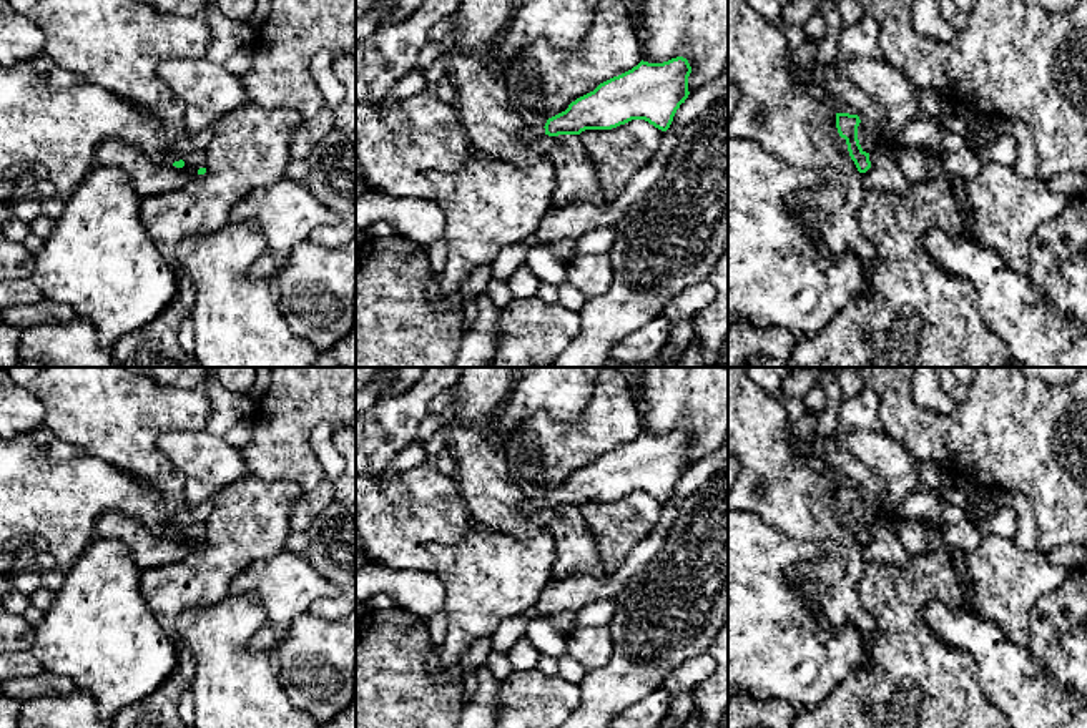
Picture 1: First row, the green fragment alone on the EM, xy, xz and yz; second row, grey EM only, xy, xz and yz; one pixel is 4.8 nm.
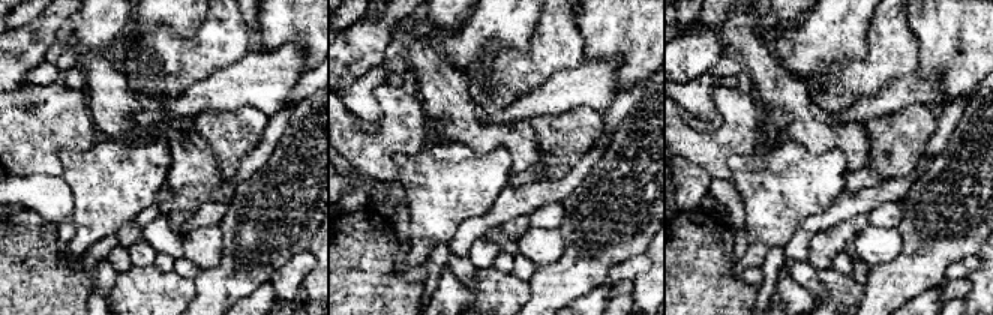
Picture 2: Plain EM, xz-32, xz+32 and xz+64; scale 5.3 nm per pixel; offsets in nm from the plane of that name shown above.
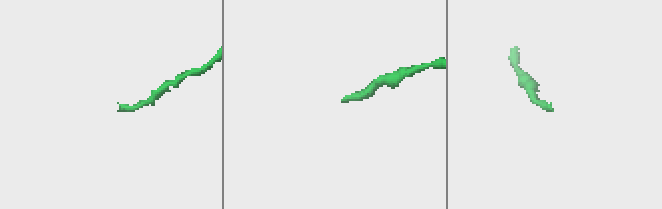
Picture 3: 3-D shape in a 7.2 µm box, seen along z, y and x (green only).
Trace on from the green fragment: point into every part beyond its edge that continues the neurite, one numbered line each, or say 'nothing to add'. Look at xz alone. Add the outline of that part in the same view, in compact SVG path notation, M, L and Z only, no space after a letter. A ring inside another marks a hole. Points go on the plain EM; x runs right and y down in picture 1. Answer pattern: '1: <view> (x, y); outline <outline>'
1: xz (529, 506); outline M525 499L524 502L519 504L519 510L525 515L534 515L545 509L545 500L540 499Z

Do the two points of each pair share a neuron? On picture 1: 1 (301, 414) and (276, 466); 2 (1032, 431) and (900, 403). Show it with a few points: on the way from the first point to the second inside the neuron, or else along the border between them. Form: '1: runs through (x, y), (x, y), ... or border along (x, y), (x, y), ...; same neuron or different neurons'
1: runs through (288, 427), (280, 437), (278, 452); same neuron
2: runs through (999, 431), (933, 429); same neuron

